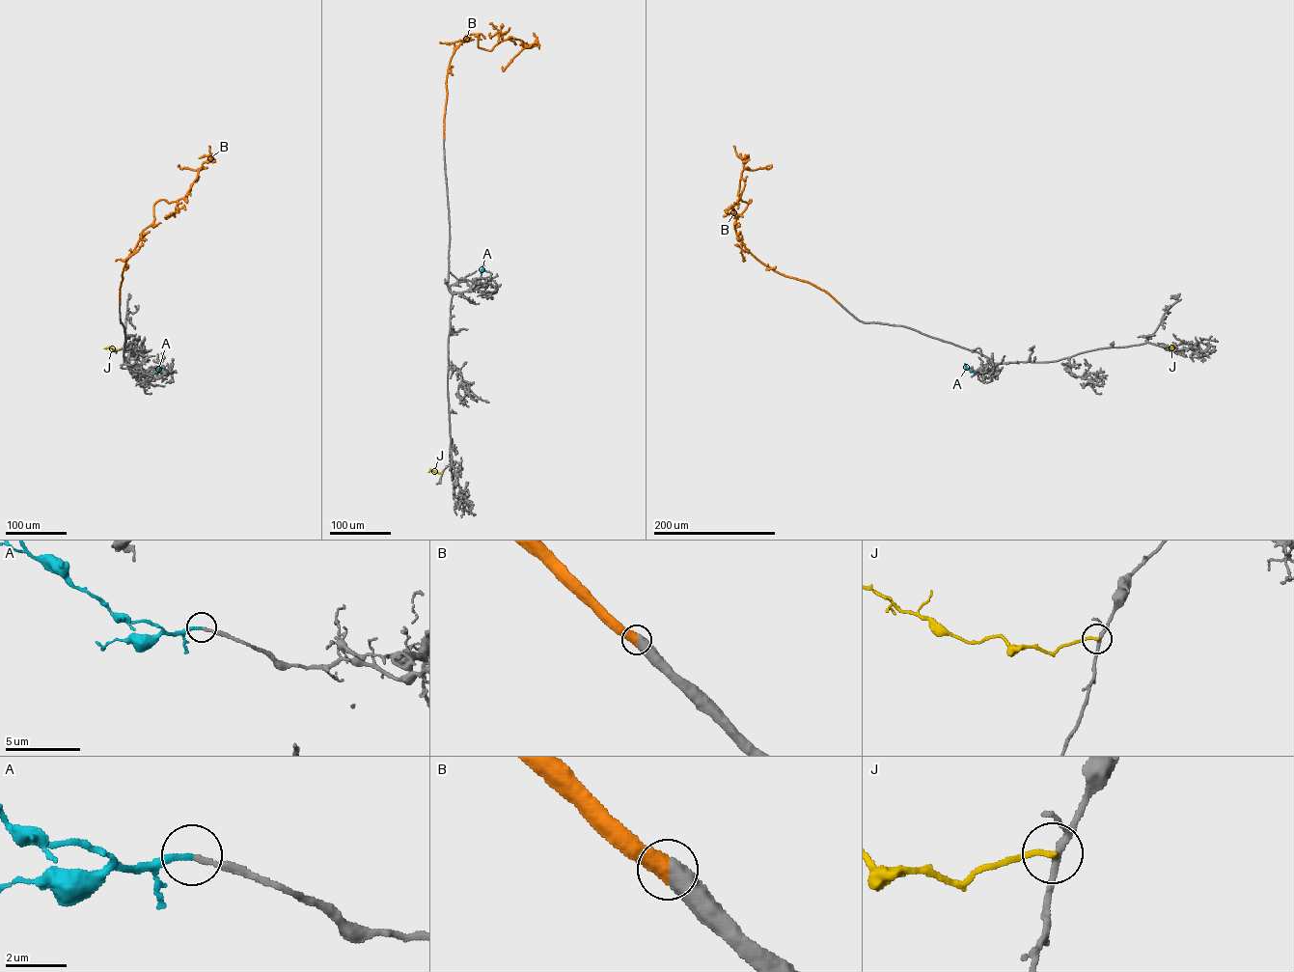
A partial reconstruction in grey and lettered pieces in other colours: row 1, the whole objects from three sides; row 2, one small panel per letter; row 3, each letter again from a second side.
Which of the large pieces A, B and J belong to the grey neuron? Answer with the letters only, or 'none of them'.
A, B

